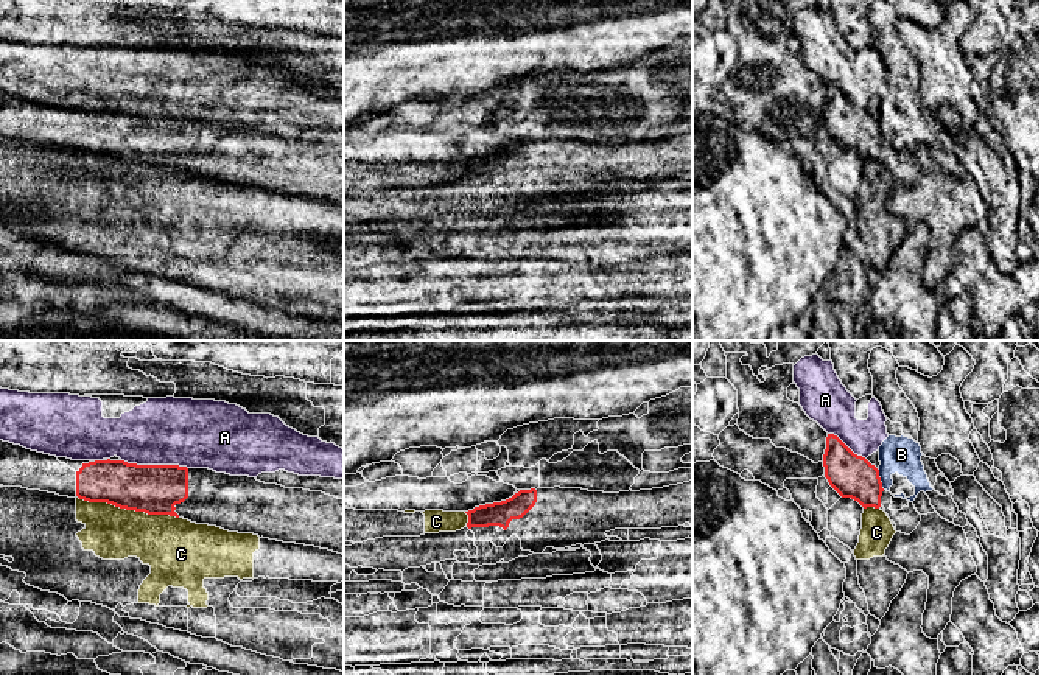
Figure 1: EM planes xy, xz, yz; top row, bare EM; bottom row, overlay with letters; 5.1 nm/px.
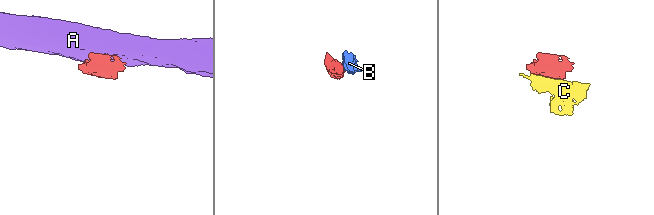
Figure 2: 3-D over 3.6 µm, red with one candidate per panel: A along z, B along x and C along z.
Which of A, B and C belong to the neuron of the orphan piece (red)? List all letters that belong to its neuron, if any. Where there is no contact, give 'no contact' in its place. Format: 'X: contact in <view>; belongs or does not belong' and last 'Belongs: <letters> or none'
A: contact in xy; does not belong
B: contact in yz; does not belong
C: contact in xy; does not belong
Belongs: none

